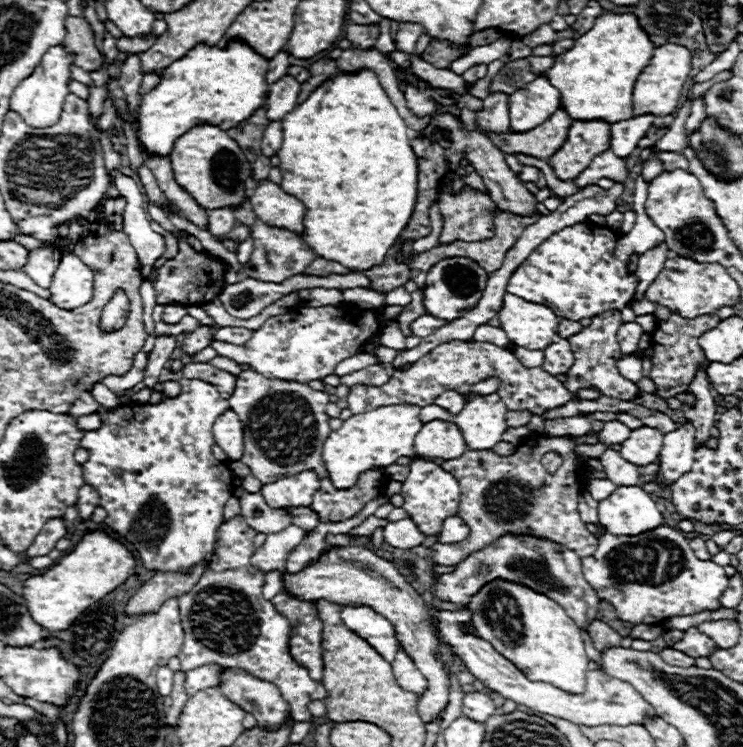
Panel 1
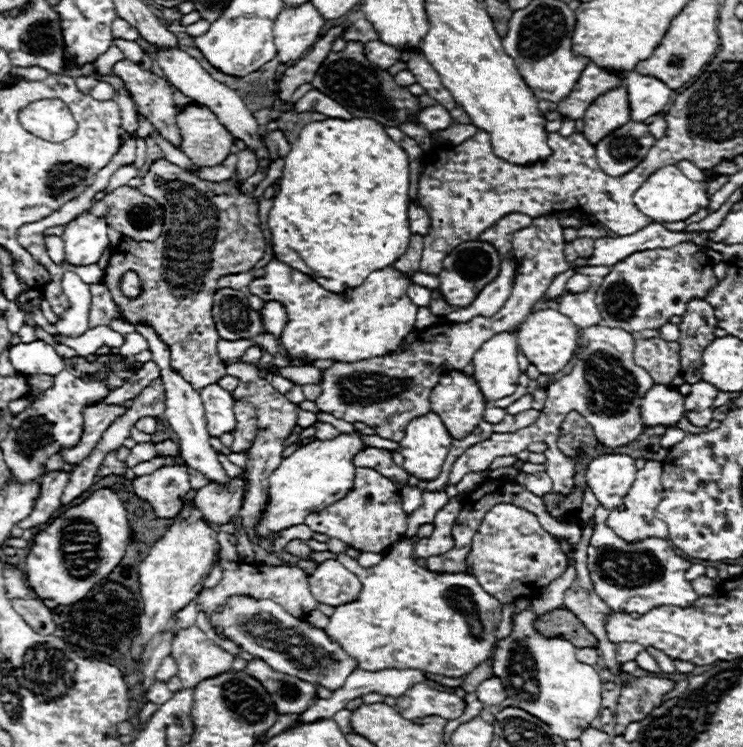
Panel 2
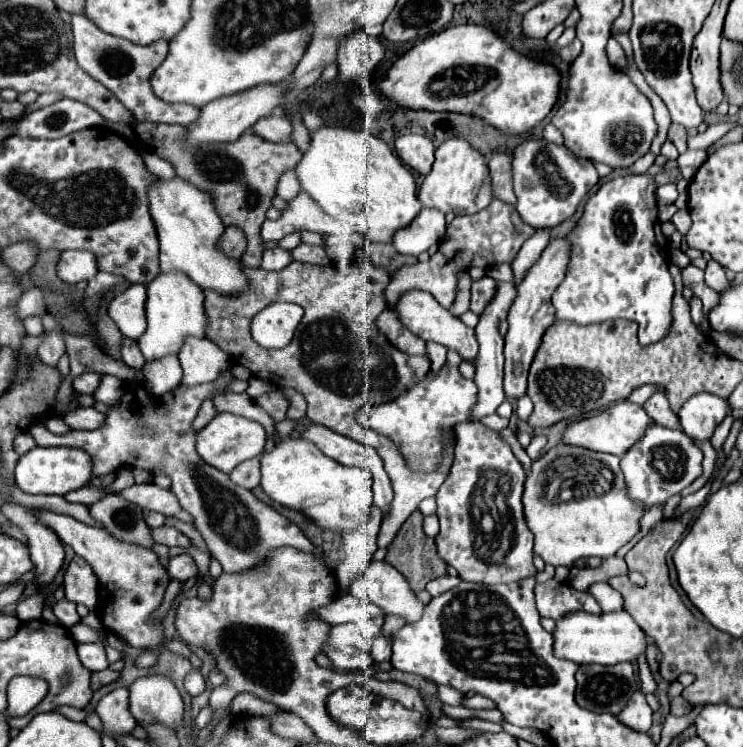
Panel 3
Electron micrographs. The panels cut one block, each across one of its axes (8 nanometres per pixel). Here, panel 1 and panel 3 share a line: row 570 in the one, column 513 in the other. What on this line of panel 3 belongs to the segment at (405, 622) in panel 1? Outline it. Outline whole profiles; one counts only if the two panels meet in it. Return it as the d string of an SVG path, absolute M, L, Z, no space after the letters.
M554 238L548 242L540 258L532 264L532 268L524 274L522 282L516 286L516 298L508 310L508 332L504 336L504 392L508 398L522 398L526 394L526 378L528 368L532 364L532 358L542 342L542 336L550 322L554 320L554 306L550 302L554 290L560 286L560 282L566 276L568 260L570 260L572 244L568 238Z

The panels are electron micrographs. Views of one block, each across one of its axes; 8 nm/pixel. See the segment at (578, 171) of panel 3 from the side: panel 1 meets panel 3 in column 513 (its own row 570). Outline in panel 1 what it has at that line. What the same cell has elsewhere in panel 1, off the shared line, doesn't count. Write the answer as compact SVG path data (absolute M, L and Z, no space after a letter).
M182 378L182 380L180 380L180 386L182 386L182 392L180 392L178 398L164 398L164 402L162 402L162 404L156 404L156 406L152 406L152 404L126 404L126 406L116 408L114 412L108 412L108 410L104 410L104 408L86 392L86 394L80 394L80 396L74 400L72 408L68 410L68 414L72 414L72 416L84 416L84 414L90 414L90 412L100 412L100 414L102 414L102 420L104 420L102 428L100 428L100 430L90 430L90 432L86 432L86 436L82 438L82 444L80 444L82 448L88 448L88 452L90 452L88 462L82 464L82 468L84 468L84 480L86 480L88 484L92 484L92 486L98 490L98 494L100 494L100 506L106 508L106 512L108 512L108 518L106 518L104 522L106 522L116 534L124 536L128 542L134 544L134 548L138 550L138 554L140 554L140 558L142 558L142 562L144 562L144 566L146 566L148 570L162 570L162 572L188 568L188 566L192 566L192 564L200 562L202 558L206 558L206 560L210 562L210 558L212 558L212 554L214 554L214 544L216 544L216 536L214 536L214 534L216 534L216 530L218 530L220 524L222 524L222 510L224 510L224 504L226 504L226 500L234 494L234 474L232 474L232 470L226 466L226 462L218 462L218 460L212 456L212 444L214 444L212 424L214 424L214 420L218 418L218 414L222 414L222 412L228 408L228 400L224 400L224 398L220 396L220 392L218 392L212 384L208 384L208 382L204 382L204 380L186 380L186 378Z

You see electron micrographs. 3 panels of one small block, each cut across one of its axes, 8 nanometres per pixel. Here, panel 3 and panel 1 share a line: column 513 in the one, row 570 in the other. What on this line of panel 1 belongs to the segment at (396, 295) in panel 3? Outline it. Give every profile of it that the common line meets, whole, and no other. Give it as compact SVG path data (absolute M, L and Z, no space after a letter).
M236 516L218 528L218 542L214 558L208 564L196 586L178 600L180 620L184 628L184 644L178 652L182 670L188 672L194 666L218 664L222 668L244 668L252 676L278 686L282 698L292 708L292 716L298 722L310 720L306 704L312 700L324 700L328 696L322 682L314 682L304 666L298 666L290 656L290 622L270 600L262 598L264 574L252 566L250 558L254 548L256 530L246 524L242 516Z

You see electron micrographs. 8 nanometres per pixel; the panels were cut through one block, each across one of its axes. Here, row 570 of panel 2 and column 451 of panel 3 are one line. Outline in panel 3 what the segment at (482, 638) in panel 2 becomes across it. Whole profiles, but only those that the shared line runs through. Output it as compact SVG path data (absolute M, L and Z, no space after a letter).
M448 352L446 364L436 372L428 372L424 378L414 382L404 390L396 400L386 404L366 404L358 410L358 420L372 432L390 438L406 458L410 470L416 472L434 472L442 464L442 446L444 430L452 430L458 422L472 422L472 408L476 406L478 388L474 380L468 380L460 374L458 364L460 356Z

